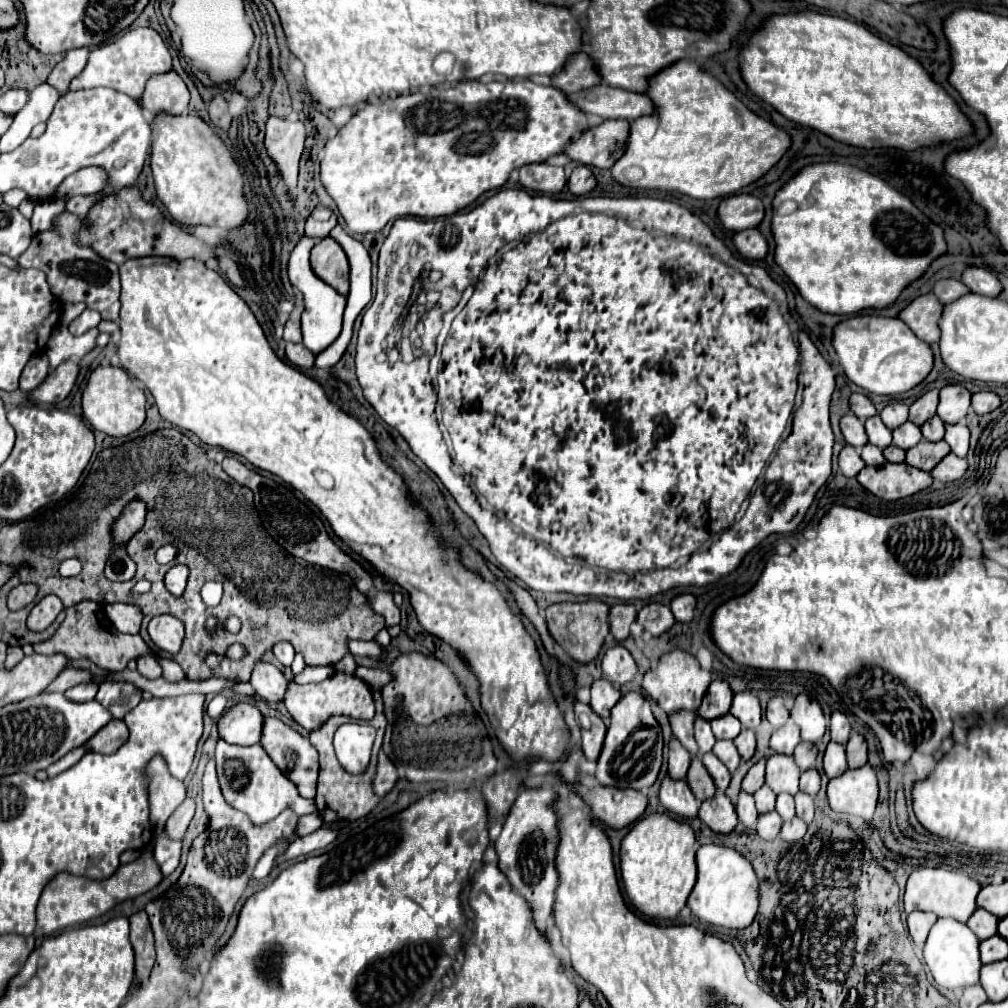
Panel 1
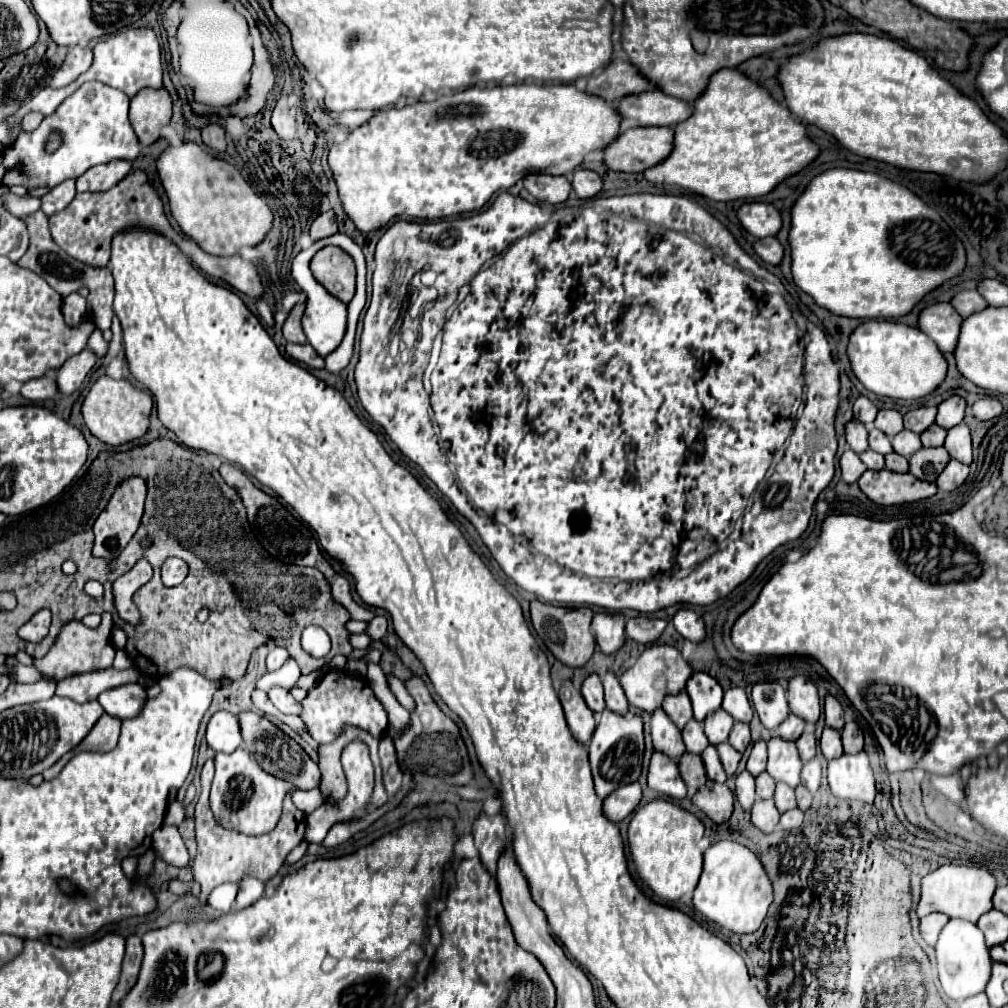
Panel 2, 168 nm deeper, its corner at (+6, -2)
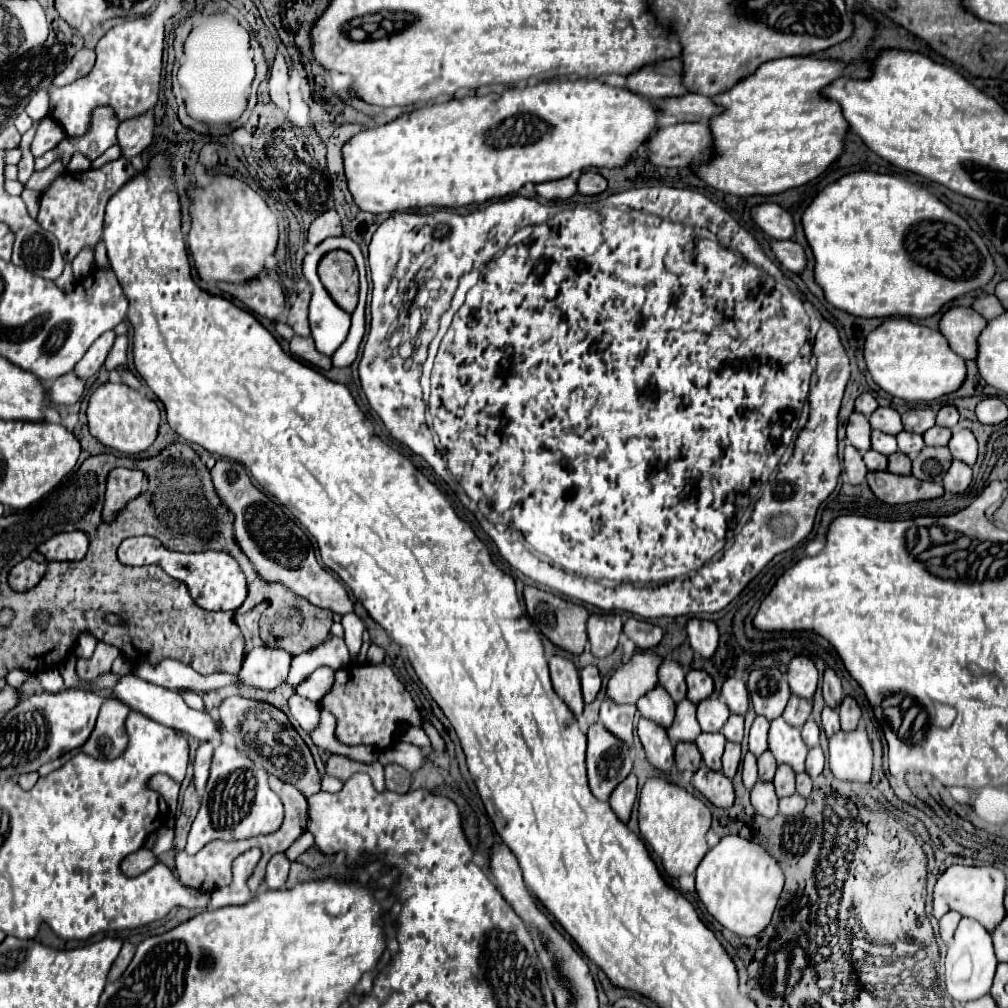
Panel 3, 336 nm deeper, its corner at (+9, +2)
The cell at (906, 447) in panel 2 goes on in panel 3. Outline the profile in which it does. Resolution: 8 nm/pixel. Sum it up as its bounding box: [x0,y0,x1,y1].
[895,430,925,458]

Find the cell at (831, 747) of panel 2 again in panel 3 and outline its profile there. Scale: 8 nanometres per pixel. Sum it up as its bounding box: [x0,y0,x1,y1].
[821,708,839,738]

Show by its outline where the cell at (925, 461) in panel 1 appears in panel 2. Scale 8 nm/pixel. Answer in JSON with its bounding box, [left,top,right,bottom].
[910,448,950,482]

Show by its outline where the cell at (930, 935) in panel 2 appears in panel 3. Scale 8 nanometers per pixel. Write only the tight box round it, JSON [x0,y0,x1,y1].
[939,912,959,944]

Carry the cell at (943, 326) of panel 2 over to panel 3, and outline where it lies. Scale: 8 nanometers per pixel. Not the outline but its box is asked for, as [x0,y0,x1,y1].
[939,306,987,360]

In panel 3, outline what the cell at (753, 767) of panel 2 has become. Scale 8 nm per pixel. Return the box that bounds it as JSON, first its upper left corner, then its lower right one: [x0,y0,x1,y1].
[749,716,769,758]

